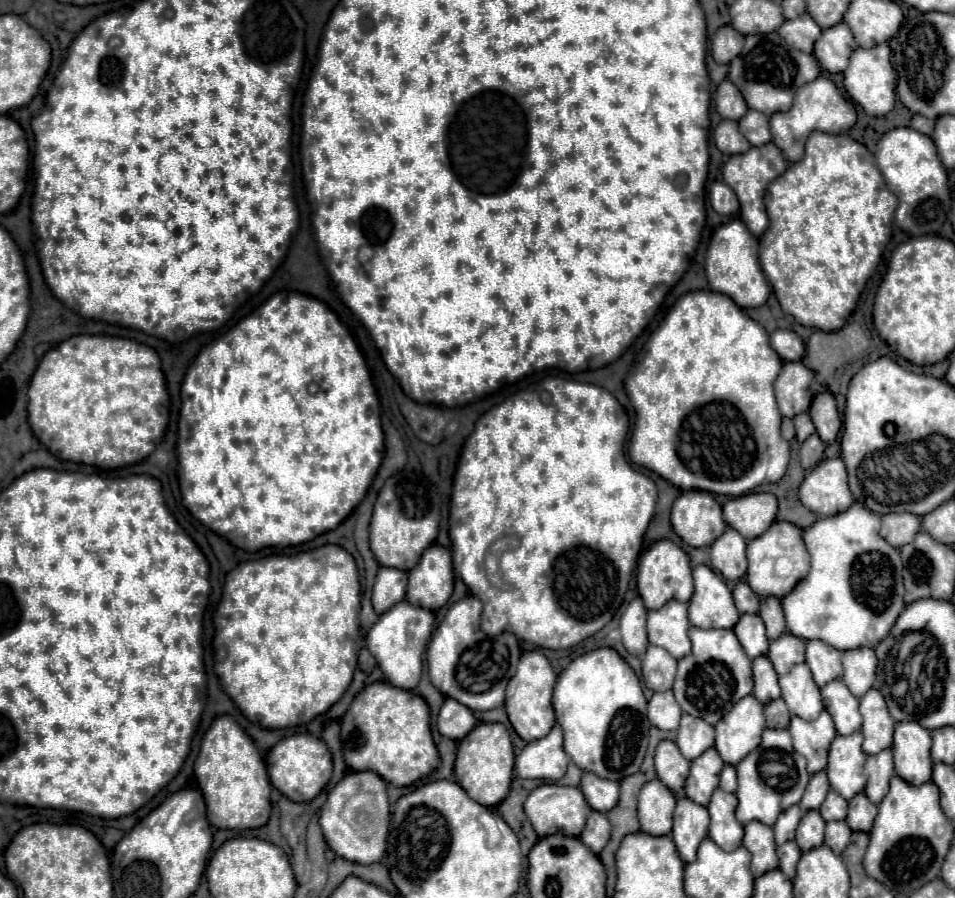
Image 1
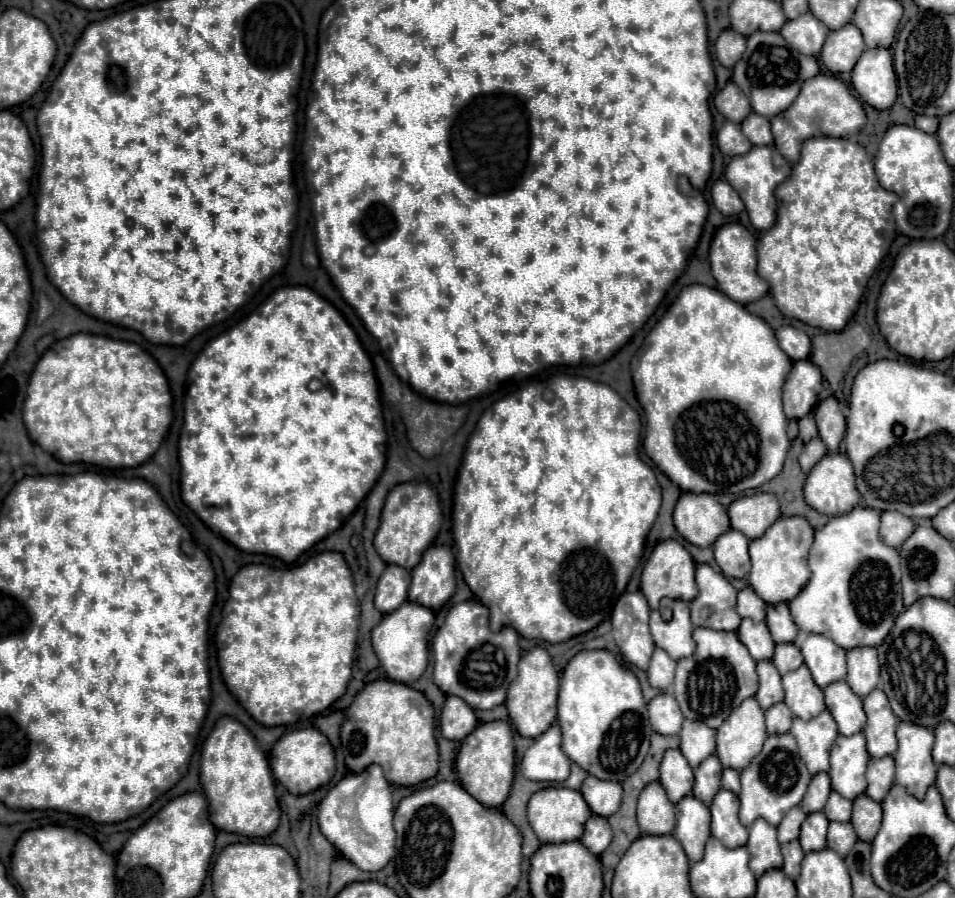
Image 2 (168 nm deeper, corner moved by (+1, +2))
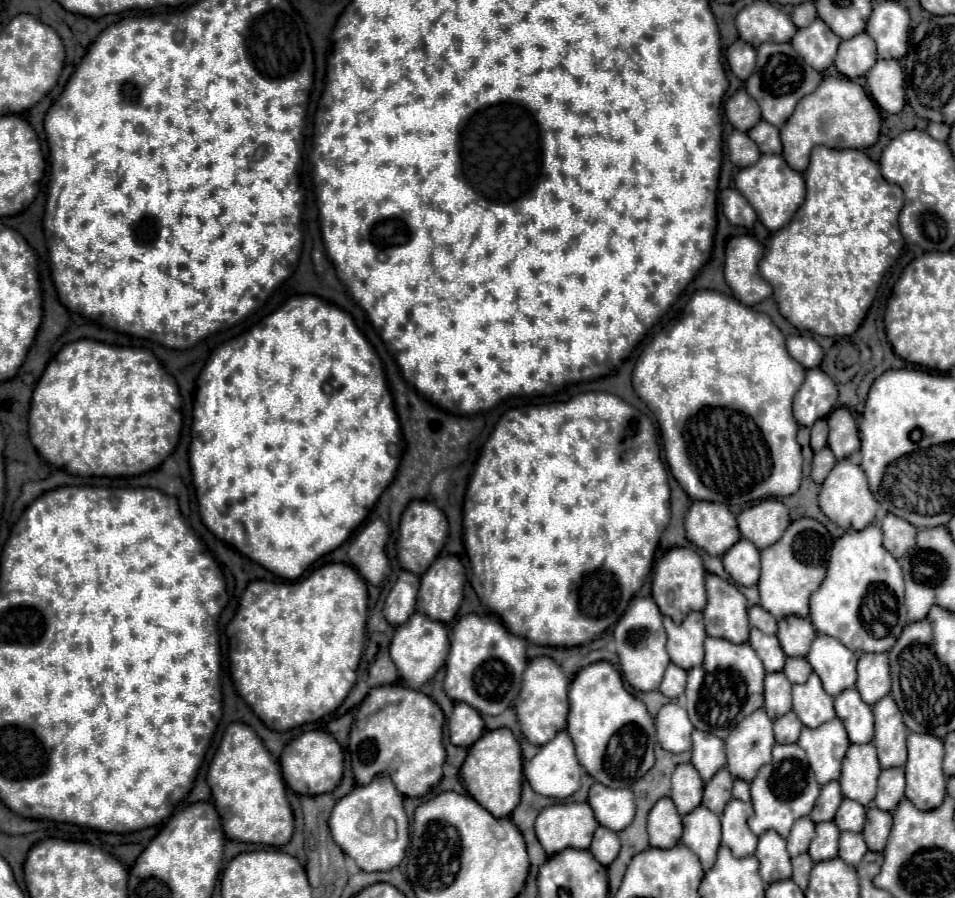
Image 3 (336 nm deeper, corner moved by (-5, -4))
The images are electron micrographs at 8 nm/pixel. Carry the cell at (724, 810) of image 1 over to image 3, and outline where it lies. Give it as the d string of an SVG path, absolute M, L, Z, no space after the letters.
M732 800L724 808L724 814L720 816L722 822L722 844L736 854L736 858L750 856L756 850L758 836L754 836L746 824L746 818L752 814L750 802Z

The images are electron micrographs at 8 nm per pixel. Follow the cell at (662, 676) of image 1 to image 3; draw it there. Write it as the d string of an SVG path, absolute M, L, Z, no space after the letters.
M670 662L658 690L668 698L678 698L684 694L684 686L686 686L686 670Z

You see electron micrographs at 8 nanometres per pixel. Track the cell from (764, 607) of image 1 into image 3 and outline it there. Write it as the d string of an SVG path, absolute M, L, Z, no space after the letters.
M786 616L778 620L776 636L786 656L806 656L812 640L816 638L816 632L808 618Z

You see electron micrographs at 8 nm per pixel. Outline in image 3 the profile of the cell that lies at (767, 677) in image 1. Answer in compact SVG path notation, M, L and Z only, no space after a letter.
M784 672L766 674L766 702L764 708L770 718L780 718L788 710L792 710L792 684L784 678Z

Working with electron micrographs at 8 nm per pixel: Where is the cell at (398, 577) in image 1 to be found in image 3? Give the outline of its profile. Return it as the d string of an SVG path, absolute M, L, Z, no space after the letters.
M406 570L400 572L384 604L384 616L388 618L388 622L398 626L398 624L404 624L412 616L418 586L420 586L420 578L416 574Z

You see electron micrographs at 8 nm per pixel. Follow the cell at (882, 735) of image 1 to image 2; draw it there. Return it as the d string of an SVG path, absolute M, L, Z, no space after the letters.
M876 688L864 698L864 712L868 722L864 726L864 736L868 742L868 752L874 758L892 756L896 752L896 726L898 718L890 712L886 694Z

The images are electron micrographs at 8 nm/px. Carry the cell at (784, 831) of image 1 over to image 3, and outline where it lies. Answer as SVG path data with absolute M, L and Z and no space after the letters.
M806 816L798 818L796 826L792 826L792 830L790 830L788 838L786 838L790 856L806 852L810 840L812 840L812 834L814 834L814 822L810 818L806 818Z

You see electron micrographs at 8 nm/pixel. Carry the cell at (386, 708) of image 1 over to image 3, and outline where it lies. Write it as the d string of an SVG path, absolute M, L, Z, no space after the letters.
M400 684L378 686L368 692L364 704L358 708L356 722L350 730L350 756L352 756L352 770L358 784L368 784L376 774L388 774L400 794L404 796L424 796L432 786L436 786L442 778L442 766L446 760L446 750L442 744L442 724L444 714L440 706L424 692L412 690Z

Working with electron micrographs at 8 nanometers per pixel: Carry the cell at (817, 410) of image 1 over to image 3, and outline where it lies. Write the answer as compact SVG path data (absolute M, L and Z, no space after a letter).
M848 408L832 410L832 414L826 420L828 420L828 426L830 426L828 446L838 460L848 458L852 452L856 452L860 448L856 422L854 422L852 414L848 412Z

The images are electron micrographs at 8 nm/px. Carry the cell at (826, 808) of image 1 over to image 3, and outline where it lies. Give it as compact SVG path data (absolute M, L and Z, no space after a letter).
M844 798L838 812L836 812L836 826L840 830L852 830L852 832L862 832L864 826L864 818L866 818L866 808L862 804L858 804L856 800L848 800Z

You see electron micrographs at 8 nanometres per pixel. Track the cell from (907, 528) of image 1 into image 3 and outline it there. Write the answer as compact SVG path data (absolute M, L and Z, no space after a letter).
M886 514L880 528L884 532L884 548L896 558L902 558L916 542L918 528L904 522L904 518L896 518L894 514Z

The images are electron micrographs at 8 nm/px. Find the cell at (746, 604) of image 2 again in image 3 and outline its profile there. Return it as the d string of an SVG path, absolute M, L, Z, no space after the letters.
M750 606L748 608L748 618L750 618L750 626L762 630L764 634L776 634L778 620L772 614L768 614L762 606Z

